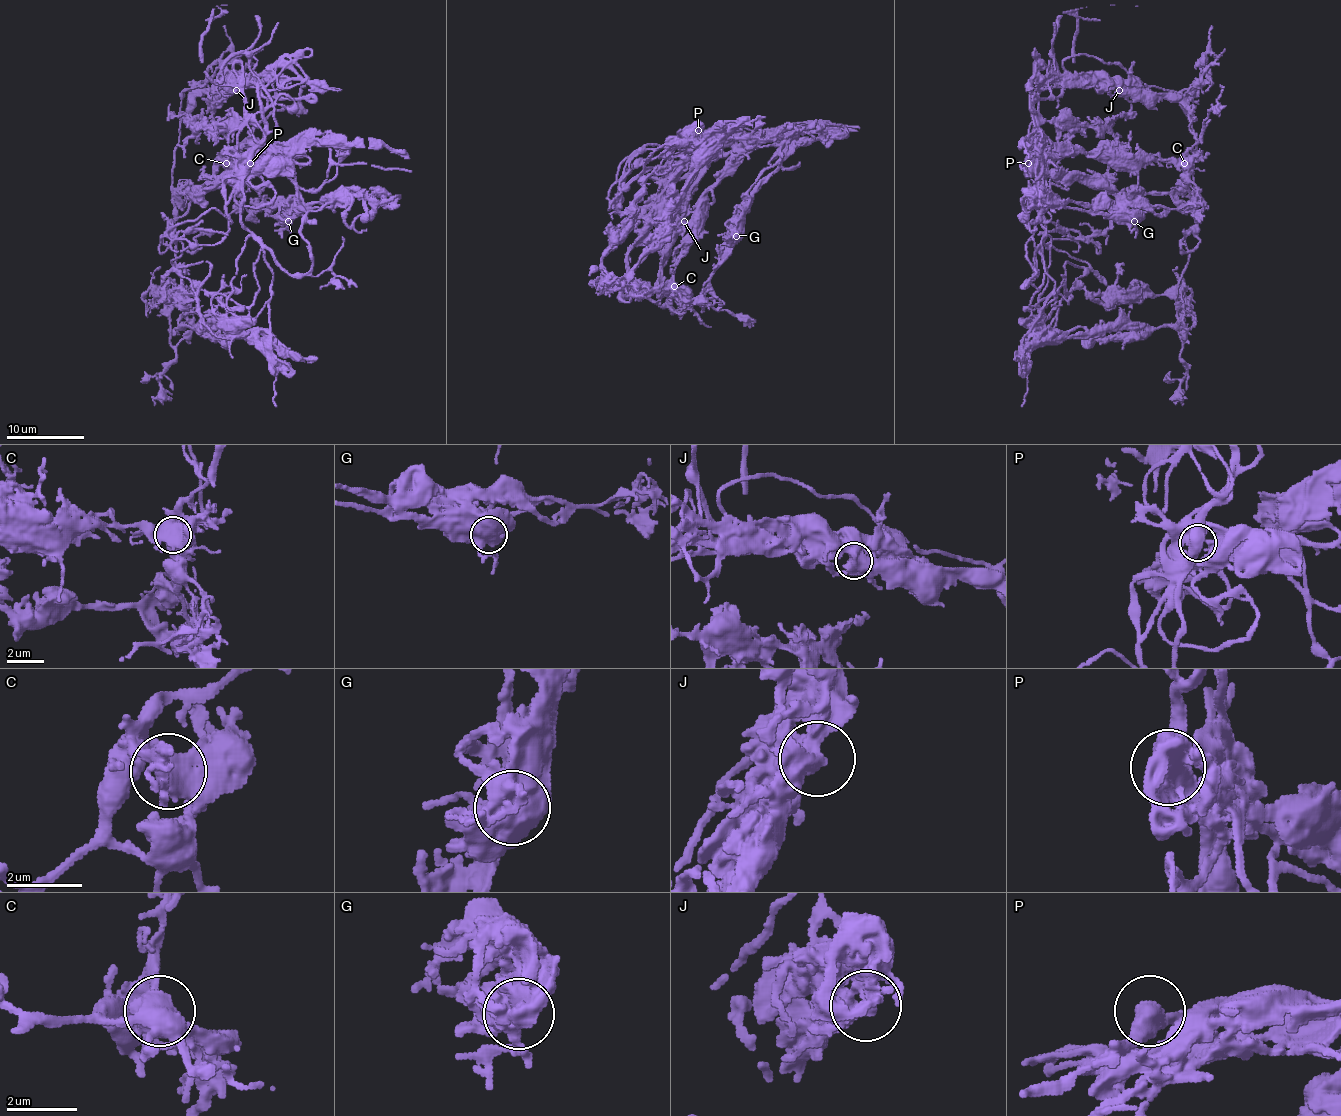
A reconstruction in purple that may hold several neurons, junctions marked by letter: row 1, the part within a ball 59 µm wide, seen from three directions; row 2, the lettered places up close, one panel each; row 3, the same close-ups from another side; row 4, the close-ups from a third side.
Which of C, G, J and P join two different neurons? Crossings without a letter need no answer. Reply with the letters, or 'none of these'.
none of these

